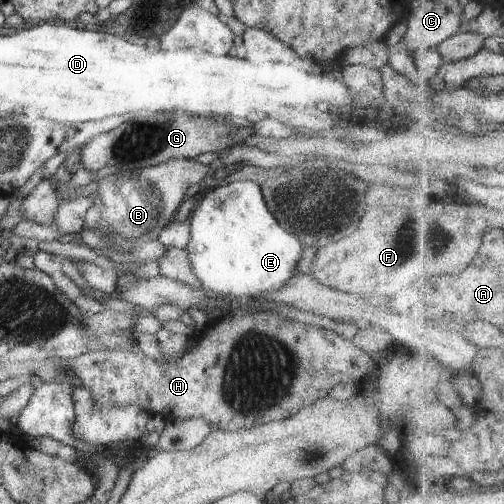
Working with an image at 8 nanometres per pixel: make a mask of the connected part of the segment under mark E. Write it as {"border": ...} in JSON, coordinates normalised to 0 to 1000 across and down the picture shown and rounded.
{"border":[[[474,357],[419,373],[403,389],[391,389],[371,440],[377,472],[365,492],[371,494],[379,538],[407,575],[502,591],[514,579],[556,571],[565,558],[591,544],[583,532],[601,488],[585,468],[554,452],[522,399],[514,363]]]}

